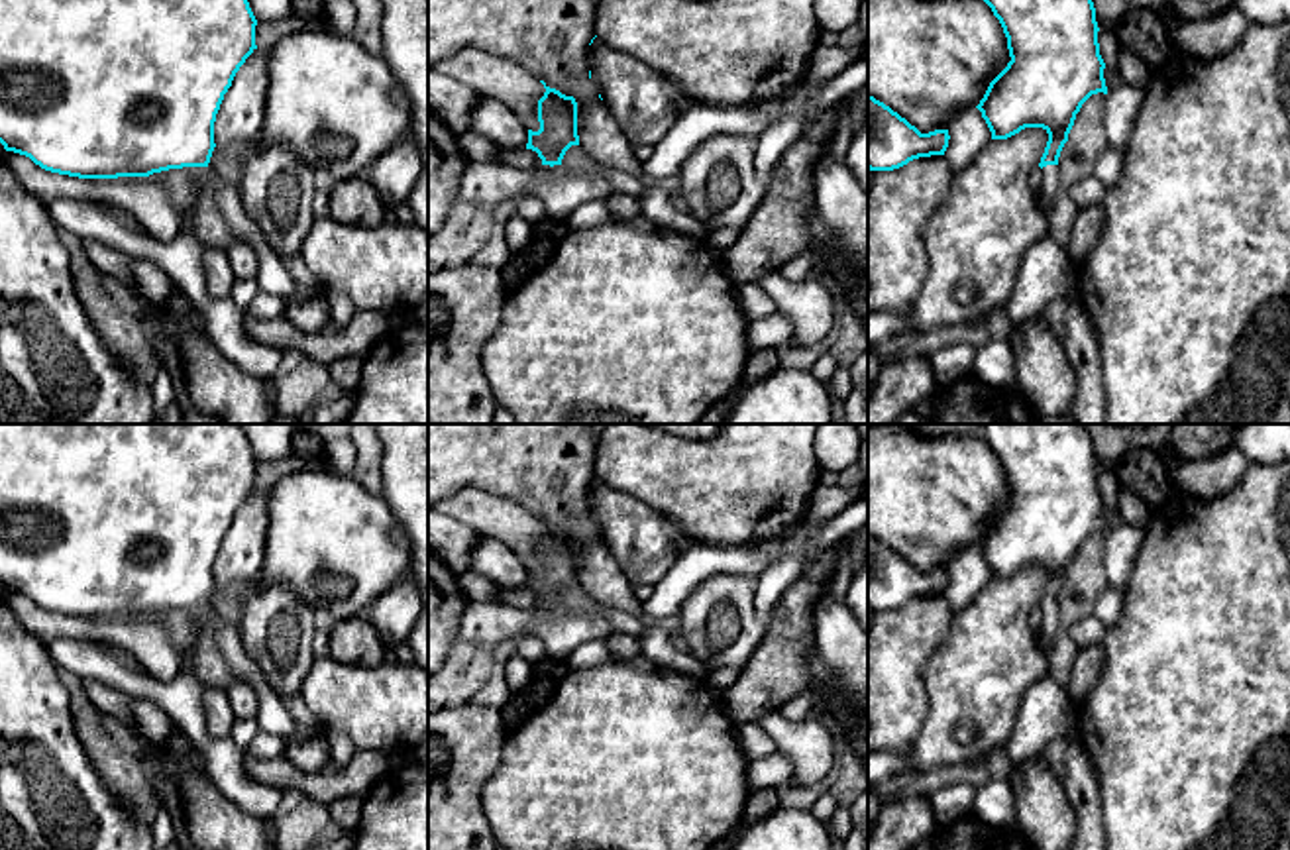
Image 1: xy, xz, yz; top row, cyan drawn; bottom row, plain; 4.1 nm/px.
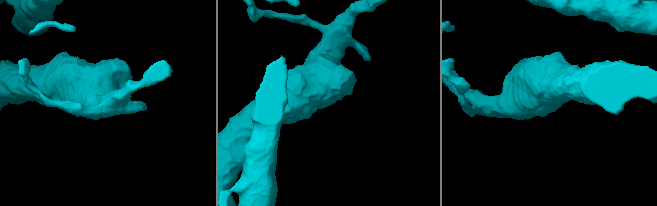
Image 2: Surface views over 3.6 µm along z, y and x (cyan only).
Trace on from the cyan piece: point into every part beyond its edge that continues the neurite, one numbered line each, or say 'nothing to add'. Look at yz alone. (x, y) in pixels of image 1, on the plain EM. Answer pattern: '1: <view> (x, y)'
1: yz (1045, 635)

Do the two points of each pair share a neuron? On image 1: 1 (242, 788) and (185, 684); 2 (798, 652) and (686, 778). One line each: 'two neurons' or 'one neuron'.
1: one neuron
2: two neurons

